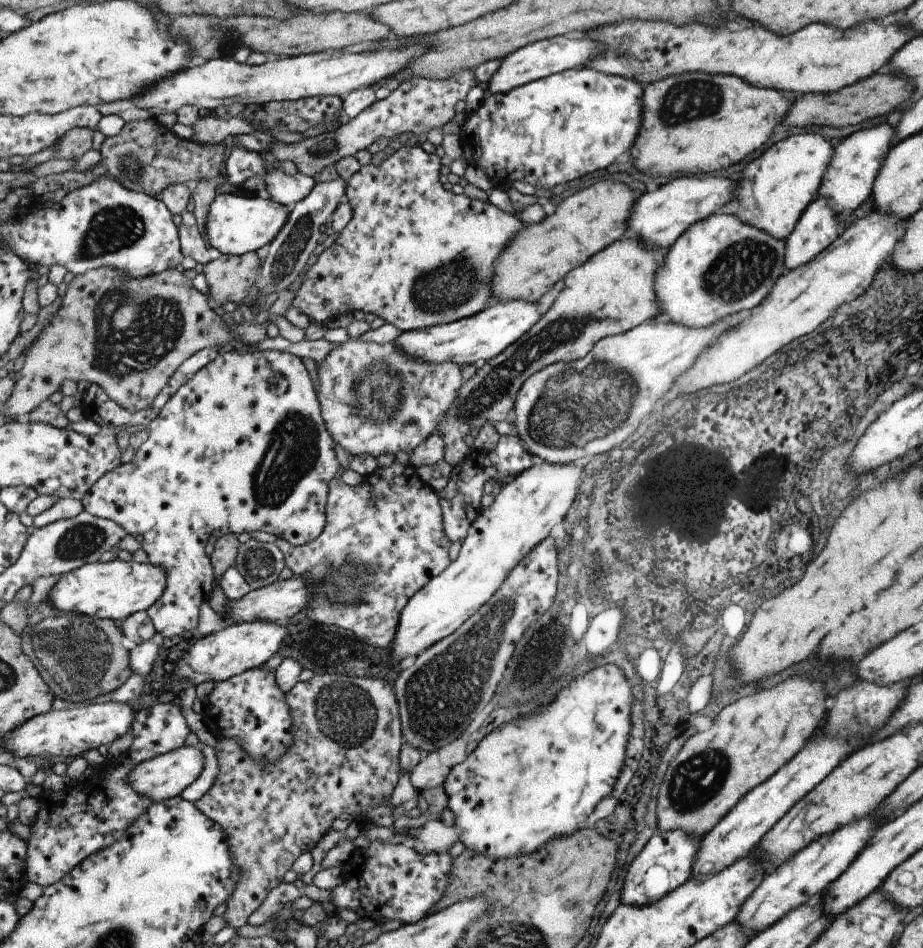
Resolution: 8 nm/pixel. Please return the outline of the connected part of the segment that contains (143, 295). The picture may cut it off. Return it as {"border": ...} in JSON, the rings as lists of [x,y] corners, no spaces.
{"border":[[[100,267],[84,274],[76,275],[70,284],[67,284],[66,292],[62,298],[60,309],[54,318],[40,331],[40,334],[35,338],[35,341],[28,347],[23,356],[23,366],[17,370],[15,374],[15,387],[7,403],[2,406],[1,412],[7,417],[12,417],[14,420],[22,414],[32,412],[39,404],[42,404],[46,399],[49,399],[56,391],[61,390],[61,384],[65,380],[88,380],[88,382],[96,383],[104,389],[104,392],[122,408],[132,412],[138,412],[148,408],[153,403],[153,400],[160,394],[160,391],[168,384],[176,369],[193,354],[205,349],[206,347],[218,347],[220,349],[228,349],[236,341],[242,341],[245,344],[254,344],[268,338],[266,328],[262,325],[251,325],[249,323],[228,325],[222,317],[213,309],[209,297],[196,289],[192,285],[192,281],[188,280],[182,273],[181,268],[168,269],[159,272],[155,275],[145,276],[142,278],[129,277],[124,271],[112,267]]]}

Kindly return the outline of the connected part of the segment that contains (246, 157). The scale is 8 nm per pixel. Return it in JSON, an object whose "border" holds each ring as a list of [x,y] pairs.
{"border":[[[234,146],[232,153],[226,156],[225,170],[227,172],[223,180],[234,184],[234,186],[241,186],[251,179],[253,176],[262,176],[265,174],[266,169],[264,167],[264,161],[260,157],[260,153],[246,150],[242,147]]]}

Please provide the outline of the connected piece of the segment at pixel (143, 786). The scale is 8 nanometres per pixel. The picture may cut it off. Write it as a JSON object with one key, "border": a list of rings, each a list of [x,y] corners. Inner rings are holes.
{"border":[[[181,745],[173,751],[142,761],[133,766],[128,773],[130,786],[140,795],[148,797],[152,804],[170,800],[200,776],[203,767],[203,756],[200,746]]]}

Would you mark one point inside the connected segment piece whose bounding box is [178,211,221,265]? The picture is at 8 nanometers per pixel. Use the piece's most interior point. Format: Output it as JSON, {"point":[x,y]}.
{"point":[193,244]}

